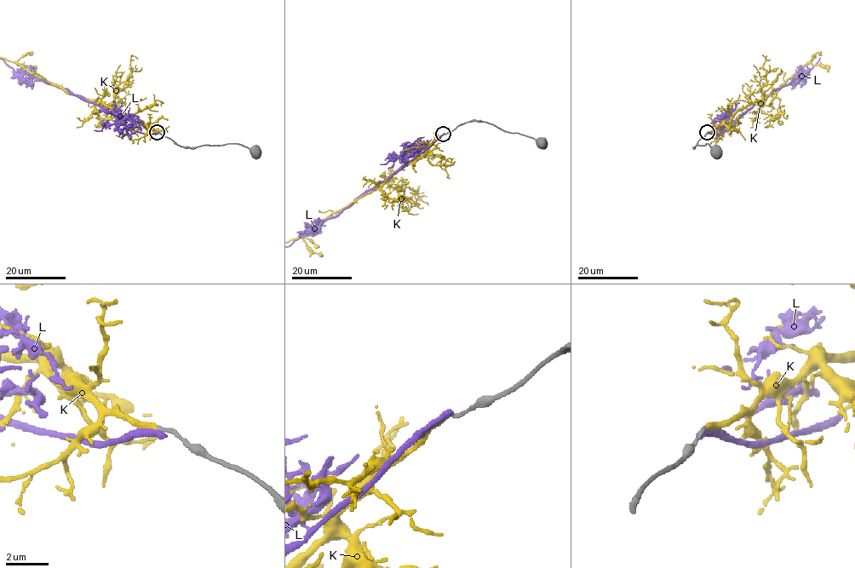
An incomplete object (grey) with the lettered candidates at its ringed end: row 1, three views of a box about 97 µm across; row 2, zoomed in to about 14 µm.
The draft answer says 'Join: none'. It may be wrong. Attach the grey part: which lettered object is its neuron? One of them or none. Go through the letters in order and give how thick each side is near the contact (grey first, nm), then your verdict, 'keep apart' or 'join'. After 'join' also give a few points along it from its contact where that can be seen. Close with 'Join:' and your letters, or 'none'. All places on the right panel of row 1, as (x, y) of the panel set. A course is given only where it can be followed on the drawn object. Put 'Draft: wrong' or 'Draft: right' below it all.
K: calibres 170 and 280 nm; join
L: calibres 180 and 320 nm; keep apart
Join: K
Draft: wrong

